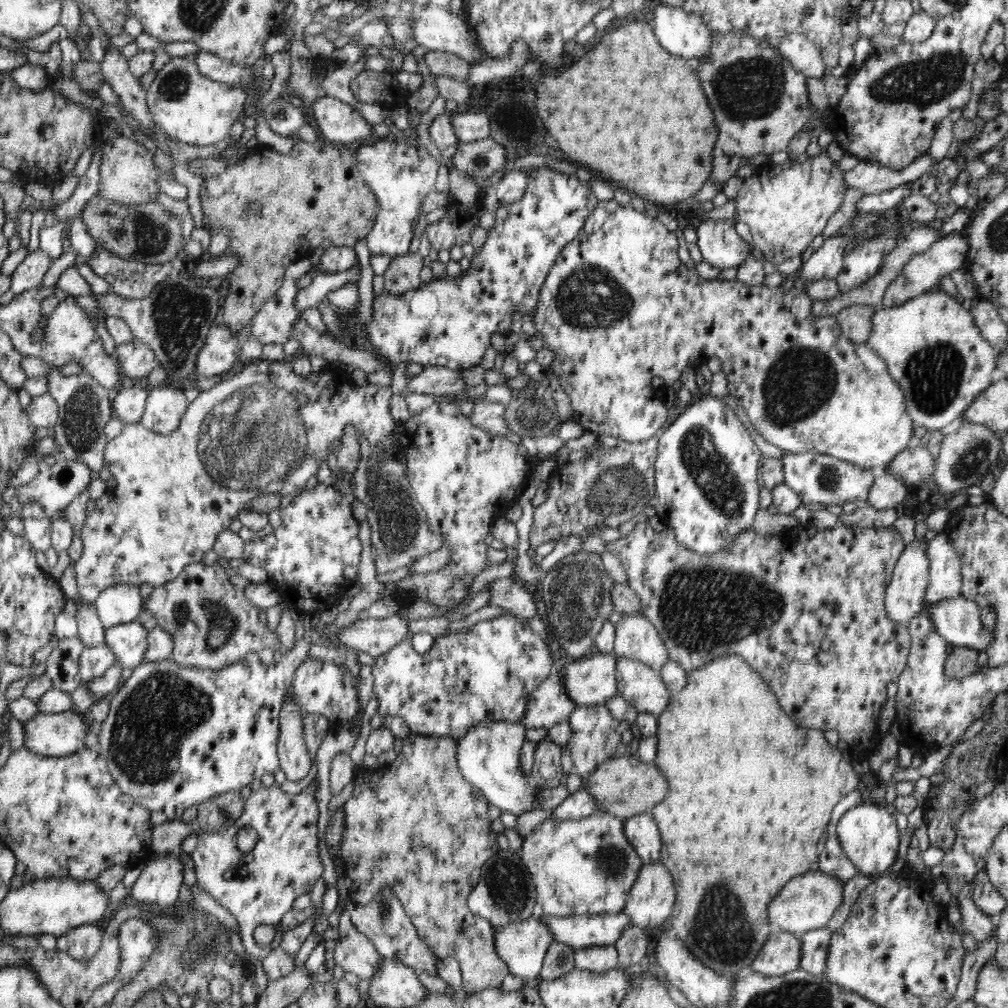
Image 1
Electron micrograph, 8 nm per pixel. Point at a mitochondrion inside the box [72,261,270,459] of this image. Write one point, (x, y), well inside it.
(179, 312)

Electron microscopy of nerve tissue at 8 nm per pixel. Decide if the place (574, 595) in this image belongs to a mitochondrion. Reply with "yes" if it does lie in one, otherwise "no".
yes

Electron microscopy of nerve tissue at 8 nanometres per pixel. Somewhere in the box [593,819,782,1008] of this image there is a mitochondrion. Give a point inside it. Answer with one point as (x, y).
(721, 930)

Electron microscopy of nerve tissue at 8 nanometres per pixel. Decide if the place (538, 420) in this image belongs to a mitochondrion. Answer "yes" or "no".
yes

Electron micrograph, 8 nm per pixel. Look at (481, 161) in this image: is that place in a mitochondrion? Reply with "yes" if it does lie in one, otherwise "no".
yes

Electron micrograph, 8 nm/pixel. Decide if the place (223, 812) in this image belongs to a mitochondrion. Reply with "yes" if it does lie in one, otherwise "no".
yes

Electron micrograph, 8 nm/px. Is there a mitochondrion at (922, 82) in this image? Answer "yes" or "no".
yes

